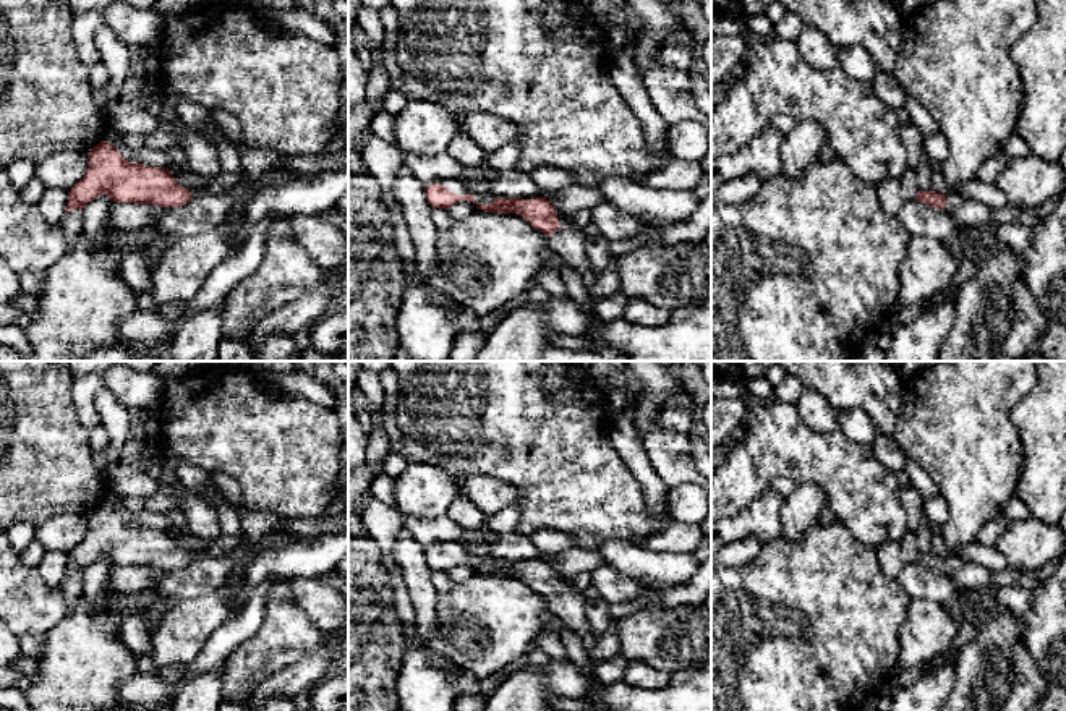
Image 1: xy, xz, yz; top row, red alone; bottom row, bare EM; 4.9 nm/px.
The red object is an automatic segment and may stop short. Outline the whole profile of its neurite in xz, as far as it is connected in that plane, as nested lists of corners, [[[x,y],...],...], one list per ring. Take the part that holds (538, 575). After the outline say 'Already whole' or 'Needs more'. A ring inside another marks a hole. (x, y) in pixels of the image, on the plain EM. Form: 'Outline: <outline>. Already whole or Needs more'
Outline: [[[494,560],[491,567],[478,567],[476,572],[499,577],[515,575],[523,580],[533,591],[548,599],[549,611],[582,638],[588,651],[595,648],[596,638],[591,635],[586,619],[585,593],[572,586],[561,588],[552,567],[546,560]]]. Needs more

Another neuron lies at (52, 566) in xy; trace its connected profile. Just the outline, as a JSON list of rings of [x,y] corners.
[[[45,551],[41,562],[36,565],[36,572],[49,586],[60,586],[65,578],[66,565],[68,554]]]

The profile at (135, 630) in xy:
[[[131,607],[122,612],[120,622],[120,638],[122,641],[134,653],[134,654],[147,654],[152,653],[152,628],[147,619]]]

